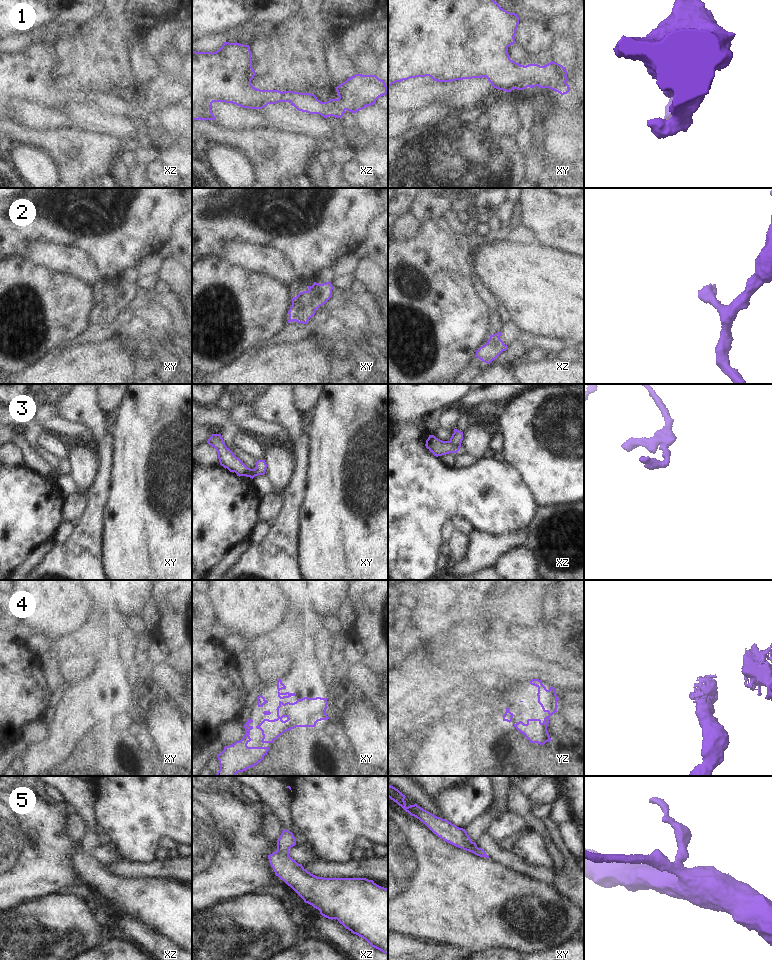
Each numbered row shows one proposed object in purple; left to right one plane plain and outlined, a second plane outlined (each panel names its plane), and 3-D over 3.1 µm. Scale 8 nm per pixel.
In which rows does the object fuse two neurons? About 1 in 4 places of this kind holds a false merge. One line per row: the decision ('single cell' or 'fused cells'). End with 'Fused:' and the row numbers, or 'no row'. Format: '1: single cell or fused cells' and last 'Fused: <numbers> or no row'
1: single cell
2: single cell
3: fused cells
4: single cell
5: single cell
Fused: 3

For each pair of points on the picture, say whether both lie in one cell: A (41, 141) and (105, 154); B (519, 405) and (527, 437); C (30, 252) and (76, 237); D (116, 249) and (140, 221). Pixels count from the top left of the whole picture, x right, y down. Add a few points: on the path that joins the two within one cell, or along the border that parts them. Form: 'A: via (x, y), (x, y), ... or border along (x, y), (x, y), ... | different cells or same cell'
A: via (57, 144), (80, 147), (89, 154) | same cell
B: via (525, 413), (527, 429) | same cell
C: border along (33, 239), (74, 245), (79, 249) | different cells
D: via (119, 242), (133, 228) | same cell

